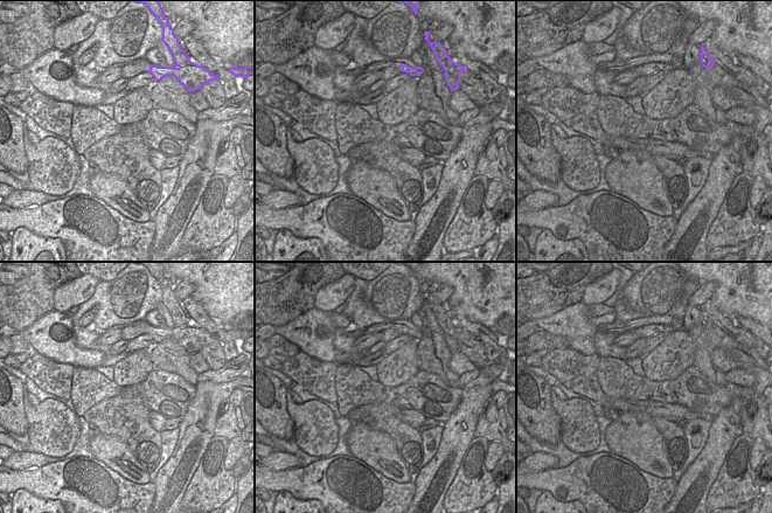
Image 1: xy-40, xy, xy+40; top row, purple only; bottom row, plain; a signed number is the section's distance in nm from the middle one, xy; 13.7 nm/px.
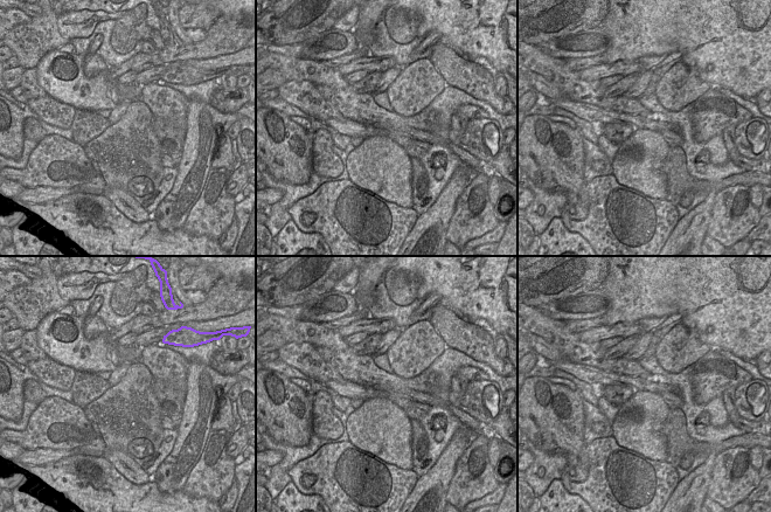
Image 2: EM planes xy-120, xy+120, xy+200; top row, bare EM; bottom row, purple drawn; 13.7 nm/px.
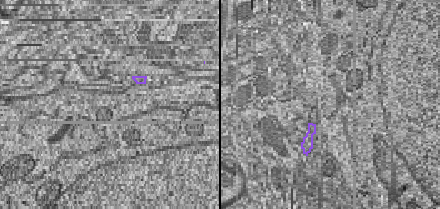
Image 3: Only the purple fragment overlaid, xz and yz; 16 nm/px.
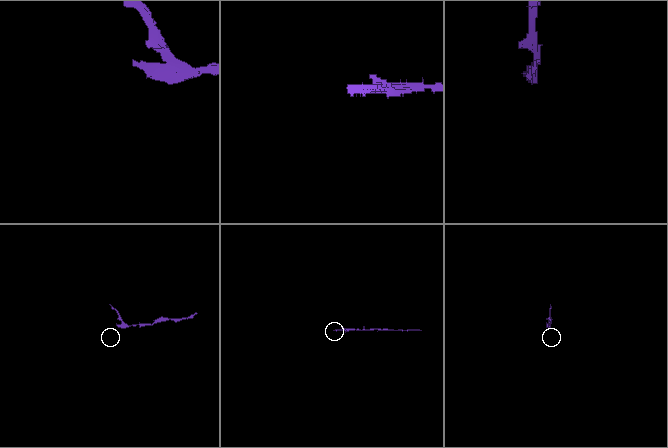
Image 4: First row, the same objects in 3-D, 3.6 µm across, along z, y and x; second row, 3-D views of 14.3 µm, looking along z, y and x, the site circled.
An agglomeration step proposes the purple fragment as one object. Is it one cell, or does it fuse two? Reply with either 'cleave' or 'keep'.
cleave

